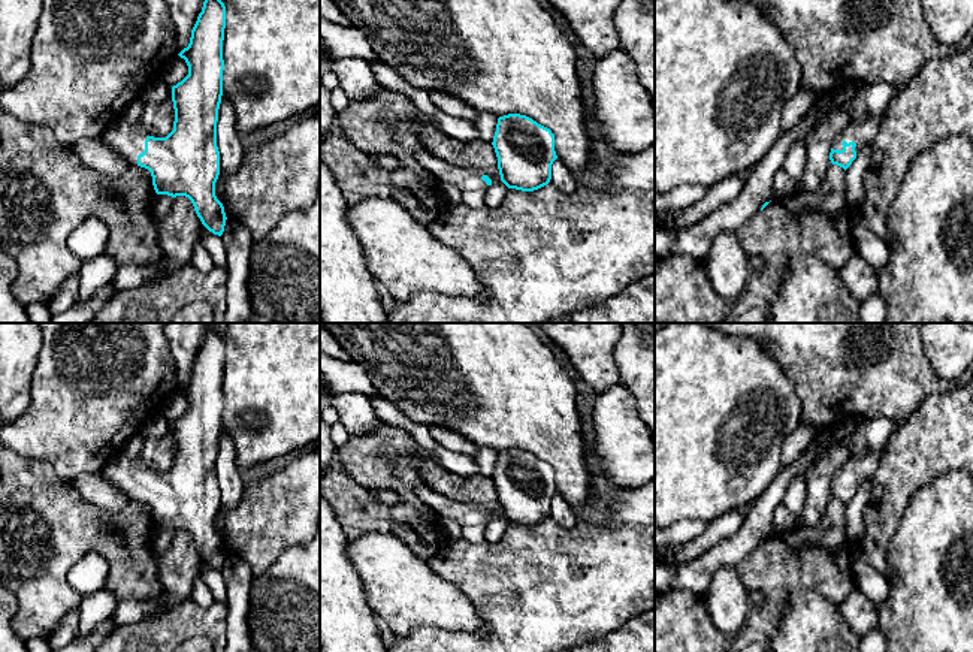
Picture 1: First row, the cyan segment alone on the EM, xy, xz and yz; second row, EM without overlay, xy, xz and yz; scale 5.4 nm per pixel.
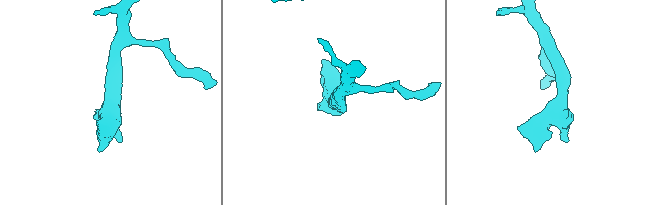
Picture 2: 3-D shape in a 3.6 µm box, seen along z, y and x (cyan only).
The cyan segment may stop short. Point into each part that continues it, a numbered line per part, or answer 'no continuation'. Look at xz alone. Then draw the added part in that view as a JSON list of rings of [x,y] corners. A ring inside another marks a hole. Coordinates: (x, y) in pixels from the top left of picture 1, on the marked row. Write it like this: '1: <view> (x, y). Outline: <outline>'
1: xz (468, 180). Outline: [[[427,150],[414,153],[414,157],[433,178],[454,184],[462,193],[463,205],[475,209],[484,208],[489,185],[481,179],[483,170],[450,164]]]

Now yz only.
1: yz (863, 133). Outline: [[[886,111],[883,112],[882,117],[876,117],[876,118],[871,118],[871,120],[867,120],[867,121],[862,121],[862,123],[858,123],[858,124],[849,123],[841,130],[841,133],[833,141],[831,148],[841,151],[843,150],[841,144],[844,141],[847,144],[853,141],[856,144],[855,151],[858,154],[865,145],[873,144],[885,114],[886,114]]]

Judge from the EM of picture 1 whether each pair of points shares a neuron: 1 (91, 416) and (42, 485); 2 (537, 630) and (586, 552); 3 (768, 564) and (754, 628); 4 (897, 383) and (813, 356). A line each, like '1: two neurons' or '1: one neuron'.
1: two neurons
2: one neuron
3: one neuron
4: one neuron

